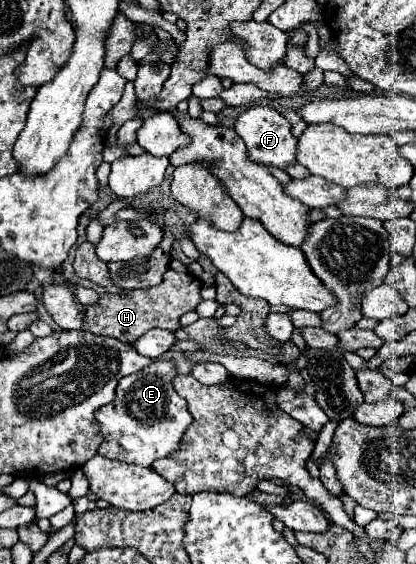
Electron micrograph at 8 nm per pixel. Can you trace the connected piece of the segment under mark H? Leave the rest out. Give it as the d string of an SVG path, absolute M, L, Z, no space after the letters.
M169 268L159 286L153 286L147 290L131 290L127 292L127 296L103 294L99 298L99 304L85 308L85 330L93 334L111 336L121 342L135 342L151 328L177 330L181 314L195 310L195 306L201 302L199 290L201 290L199 278L195 278L189 272L179 274Z

